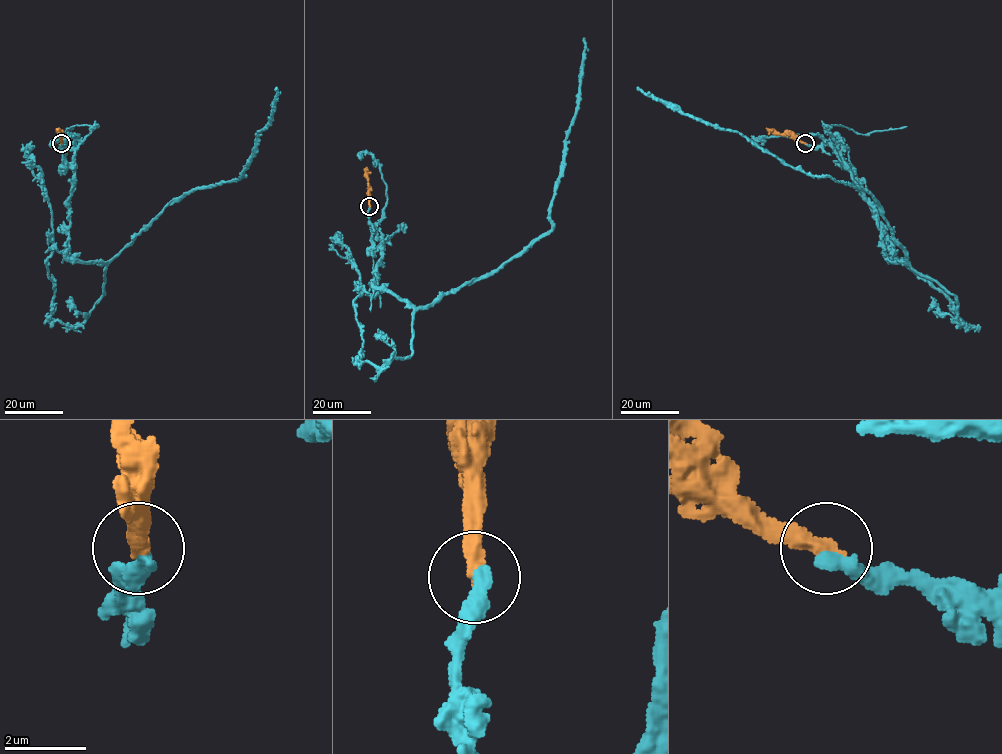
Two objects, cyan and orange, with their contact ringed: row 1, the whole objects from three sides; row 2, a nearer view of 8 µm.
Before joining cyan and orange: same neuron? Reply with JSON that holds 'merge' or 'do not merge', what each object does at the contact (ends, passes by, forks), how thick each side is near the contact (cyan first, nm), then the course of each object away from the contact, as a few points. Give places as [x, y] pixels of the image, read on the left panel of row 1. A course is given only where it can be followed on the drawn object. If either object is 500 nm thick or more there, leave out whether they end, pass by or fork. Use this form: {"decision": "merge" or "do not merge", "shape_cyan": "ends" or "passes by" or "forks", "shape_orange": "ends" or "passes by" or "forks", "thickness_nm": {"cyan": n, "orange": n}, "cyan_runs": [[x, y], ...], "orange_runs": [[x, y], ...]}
{"decision": "merge", "shape_cyan": "ends", "shape_orange": "ends", "thickness_nm": {"cyan": 400, "orange": 420}, "cyan_runs": [[61, 143], [73, 169], [66, 255], [107, 261], [183, 195], [244, 176], [256, 134], [270, 122], [276, 87]], "orange_runs": [[61, 143], [58, 128]]}

